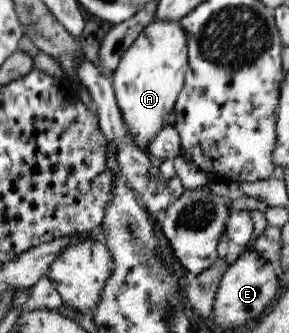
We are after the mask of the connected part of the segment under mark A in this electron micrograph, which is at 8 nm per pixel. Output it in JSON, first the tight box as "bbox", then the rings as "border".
{"bbox":[111,19,188,151],"border":[[[153,19],[136,40],[125,50],[121,56],[117,69],[111,73],[112,85],[116,94],[117,104],[121,108],[121,113],[135,142],[139,144],[139,148],[146,151],[146,143],[155,138],[159,128],[162,129],[166,123],[166,115],[172,112],[175,101],[179,97],[181,89],[184,85],[184,77],[188,68],[188,51],[187,36],[185,29],[181,26],[180,20],[164,21],[163,19]]]}

